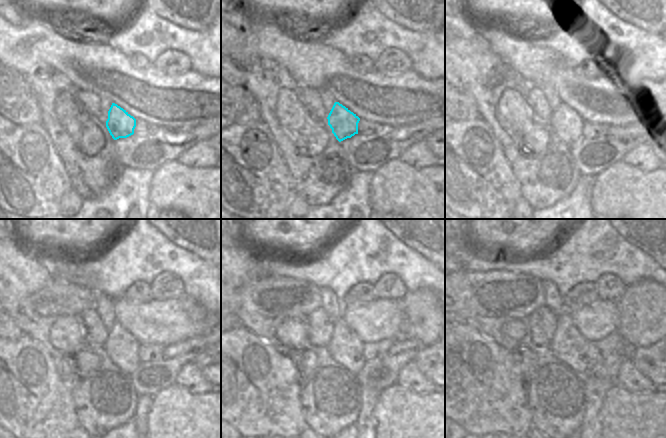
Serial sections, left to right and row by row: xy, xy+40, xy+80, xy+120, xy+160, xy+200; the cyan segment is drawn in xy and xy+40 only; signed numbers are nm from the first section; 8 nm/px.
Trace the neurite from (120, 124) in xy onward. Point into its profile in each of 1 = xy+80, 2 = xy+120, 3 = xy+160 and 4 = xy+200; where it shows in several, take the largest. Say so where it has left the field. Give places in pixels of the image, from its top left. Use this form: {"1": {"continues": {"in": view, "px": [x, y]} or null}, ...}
{"1": {"continues": {"in": "xy+80", "px": [566, 122]}}, "2": {"continues": {"in": "xy+120", "px": [121, 347]}}, "3": {"continues": {"in": "xy+160", "px": [345, 347]}}, "4": {"continues": {"in": "xy+200", "px": [568, 345]}}}

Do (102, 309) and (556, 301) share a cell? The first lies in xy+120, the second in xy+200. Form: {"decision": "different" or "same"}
{"decision": "same"}

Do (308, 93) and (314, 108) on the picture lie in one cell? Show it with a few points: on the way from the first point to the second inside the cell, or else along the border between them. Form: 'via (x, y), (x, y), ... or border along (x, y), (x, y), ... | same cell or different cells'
via (312, 97), (314, 104) | same cell

